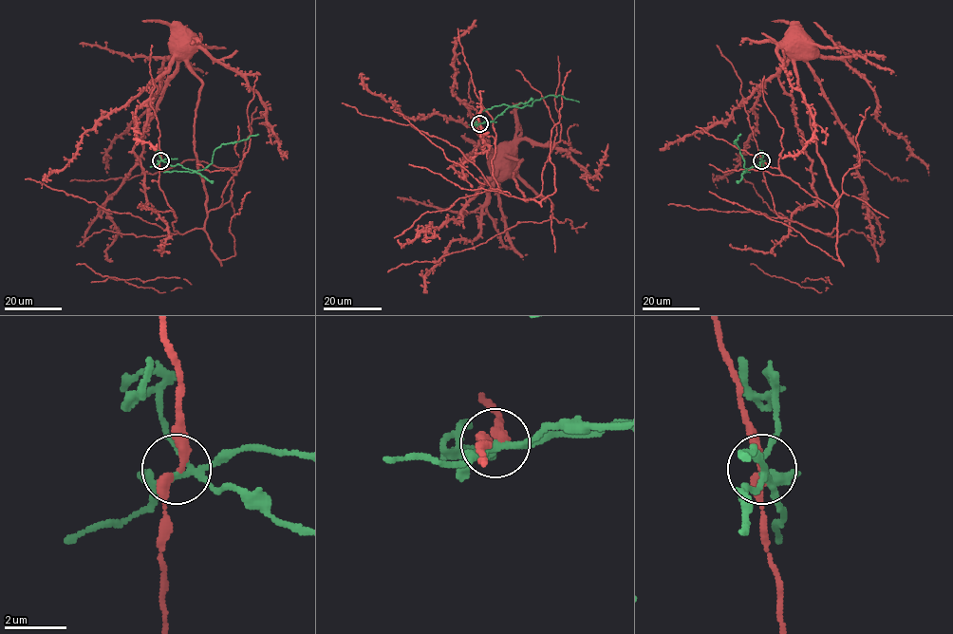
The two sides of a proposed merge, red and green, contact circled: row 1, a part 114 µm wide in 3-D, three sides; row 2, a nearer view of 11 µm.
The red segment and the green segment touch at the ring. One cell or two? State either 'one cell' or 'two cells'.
two cells

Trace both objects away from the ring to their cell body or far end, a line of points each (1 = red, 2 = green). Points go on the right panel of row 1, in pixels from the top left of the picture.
1: (761, 159), (744, 102), (786, 63), (789, 54), (786, 44)
2: (761, 159), (760, 165), (754, 164), (745, 171), (744, 159), (734, 142), (740, 134)

